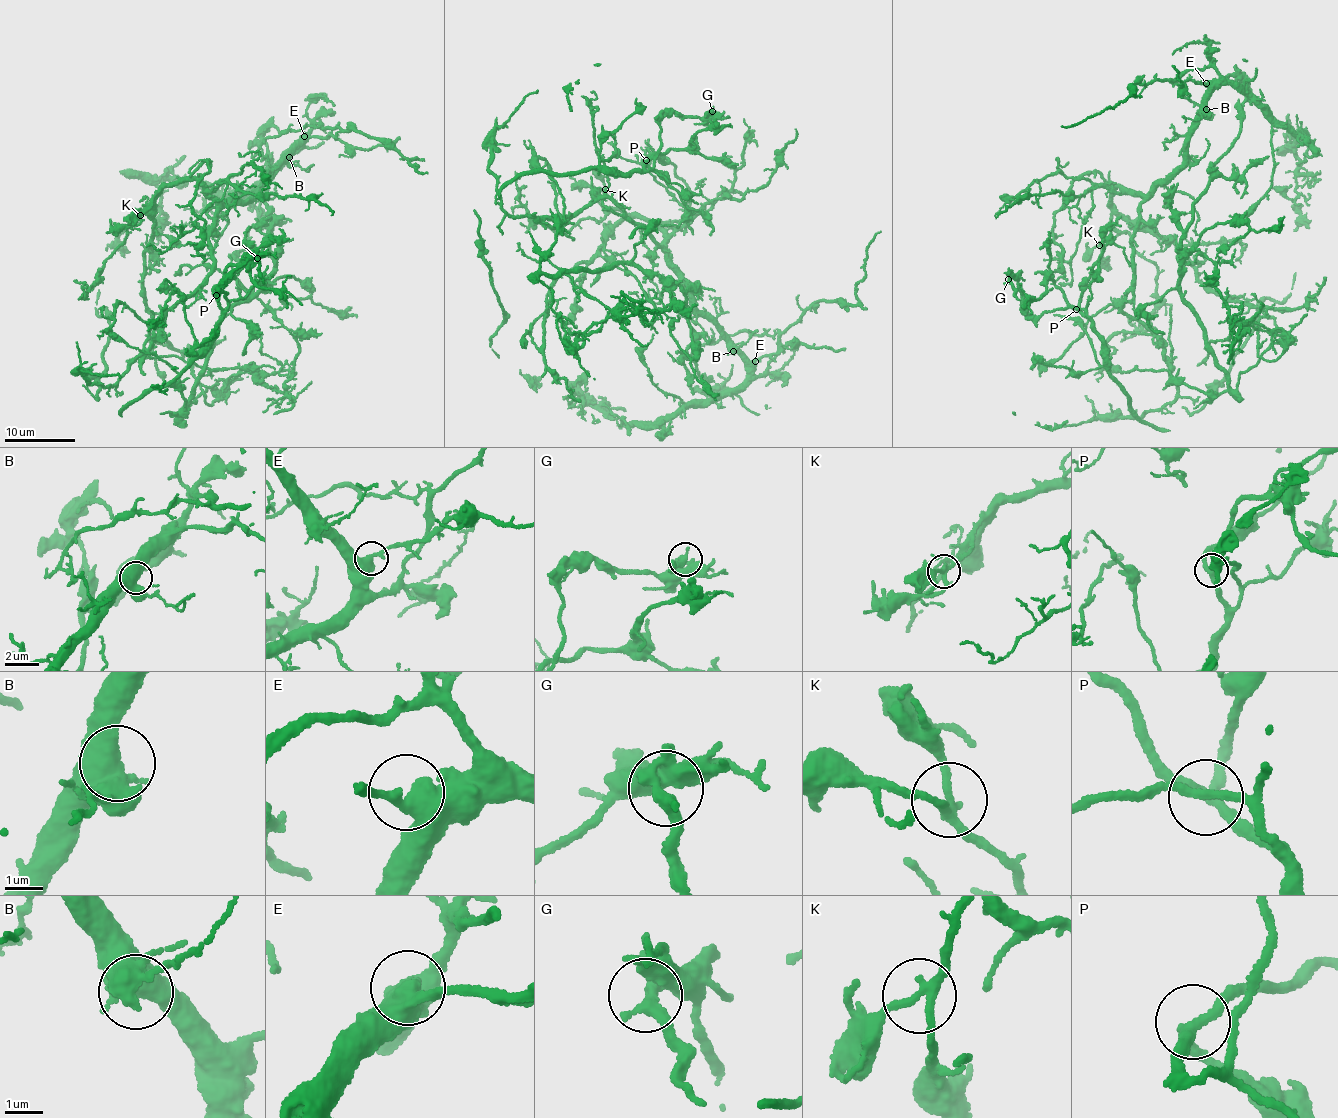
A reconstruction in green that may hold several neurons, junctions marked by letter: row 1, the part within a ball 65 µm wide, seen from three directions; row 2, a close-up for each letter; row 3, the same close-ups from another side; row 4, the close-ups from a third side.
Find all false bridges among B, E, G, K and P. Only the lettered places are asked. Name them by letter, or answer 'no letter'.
no letter

